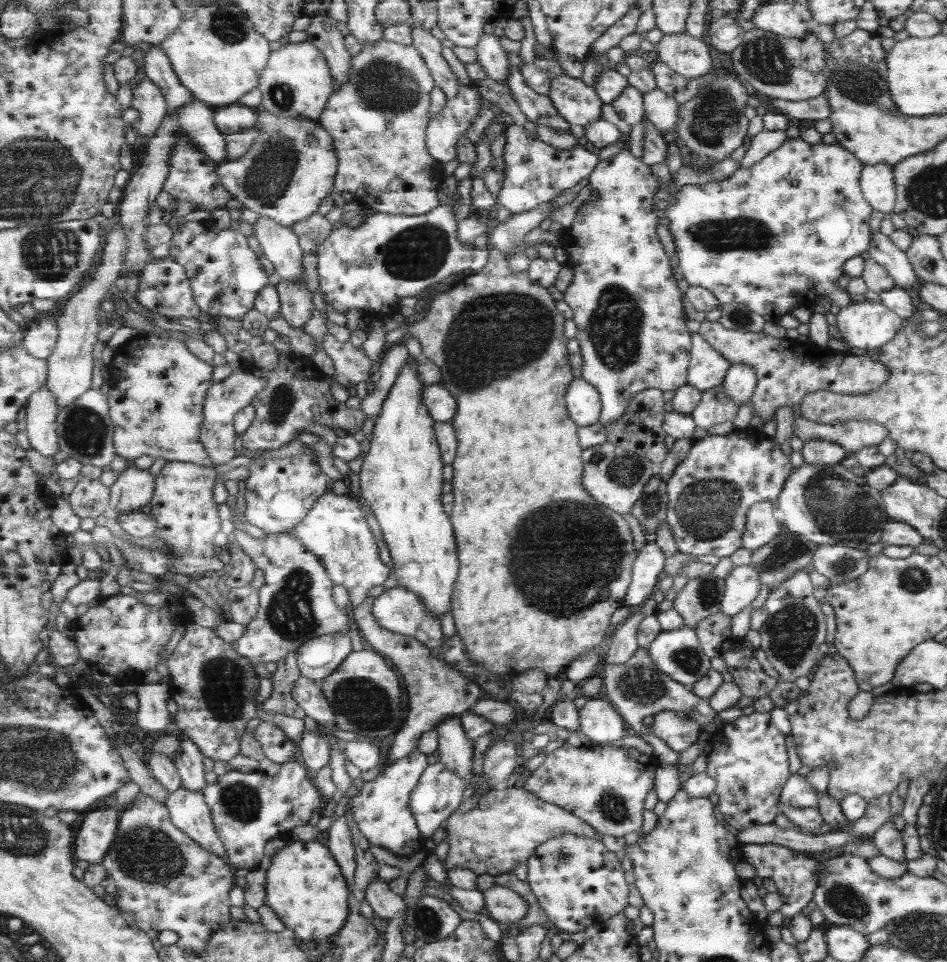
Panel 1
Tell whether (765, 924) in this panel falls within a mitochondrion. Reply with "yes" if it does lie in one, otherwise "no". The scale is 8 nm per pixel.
no

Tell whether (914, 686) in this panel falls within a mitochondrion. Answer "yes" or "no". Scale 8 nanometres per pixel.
no

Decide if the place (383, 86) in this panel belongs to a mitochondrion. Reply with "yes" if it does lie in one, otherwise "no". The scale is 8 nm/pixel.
yes

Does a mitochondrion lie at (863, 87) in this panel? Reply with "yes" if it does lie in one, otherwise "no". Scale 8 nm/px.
yes

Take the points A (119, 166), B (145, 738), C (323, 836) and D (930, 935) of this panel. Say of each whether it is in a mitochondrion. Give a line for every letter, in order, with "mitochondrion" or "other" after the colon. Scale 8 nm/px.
A: other
B: other
C: other
D: mitochondrion

